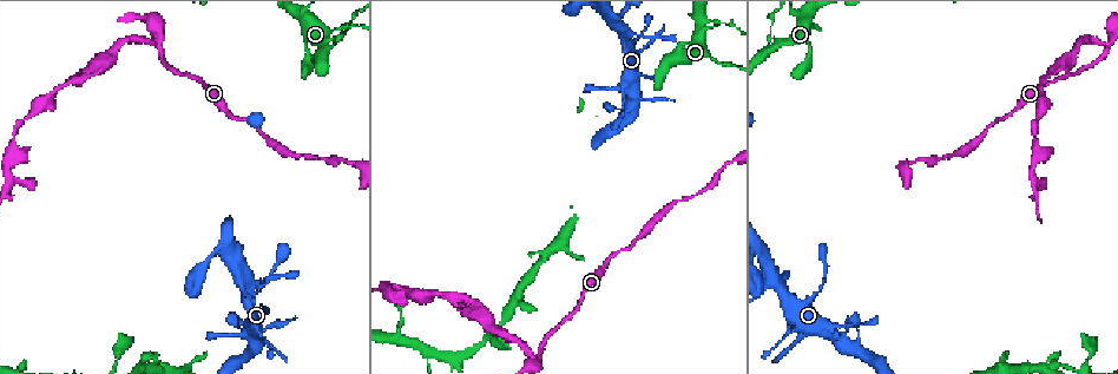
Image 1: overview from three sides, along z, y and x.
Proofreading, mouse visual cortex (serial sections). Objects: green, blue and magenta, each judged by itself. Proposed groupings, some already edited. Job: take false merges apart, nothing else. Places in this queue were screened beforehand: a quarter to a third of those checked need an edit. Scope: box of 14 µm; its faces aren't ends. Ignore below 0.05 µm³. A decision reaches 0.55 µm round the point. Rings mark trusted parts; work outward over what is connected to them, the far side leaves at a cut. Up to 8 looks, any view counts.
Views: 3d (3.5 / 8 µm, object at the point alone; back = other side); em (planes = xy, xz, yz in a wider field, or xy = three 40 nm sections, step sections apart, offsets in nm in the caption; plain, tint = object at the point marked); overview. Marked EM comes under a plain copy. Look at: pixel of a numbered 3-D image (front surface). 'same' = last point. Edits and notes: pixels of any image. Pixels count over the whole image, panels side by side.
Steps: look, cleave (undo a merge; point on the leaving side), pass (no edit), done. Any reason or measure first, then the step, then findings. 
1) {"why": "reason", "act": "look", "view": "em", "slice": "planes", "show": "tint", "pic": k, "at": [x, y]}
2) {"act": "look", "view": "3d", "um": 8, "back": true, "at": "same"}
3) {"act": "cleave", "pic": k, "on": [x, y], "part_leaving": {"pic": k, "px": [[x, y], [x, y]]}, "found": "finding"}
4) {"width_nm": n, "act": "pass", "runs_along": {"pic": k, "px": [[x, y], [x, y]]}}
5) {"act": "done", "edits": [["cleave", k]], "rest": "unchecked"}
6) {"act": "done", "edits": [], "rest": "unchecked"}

{"why": "calibre changes", "act": "look", "view": "3d", "um": 3.5, "pic": 1, "at": [339, 30]}

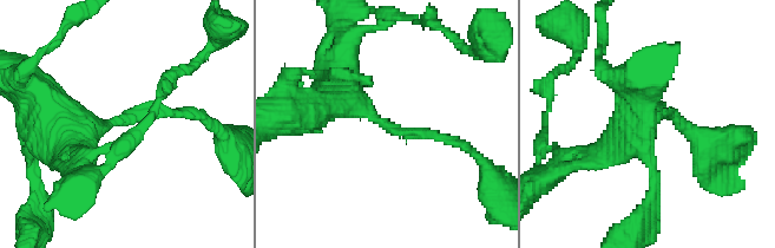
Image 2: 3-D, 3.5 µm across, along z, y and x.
{"arm_widths_nm": [150, 450], "why": "need the tissue", "act": "look", "view": "em", "slice": "xy", "step": 1, "show": "tint", "pic": 2, "at": [125, 119]}

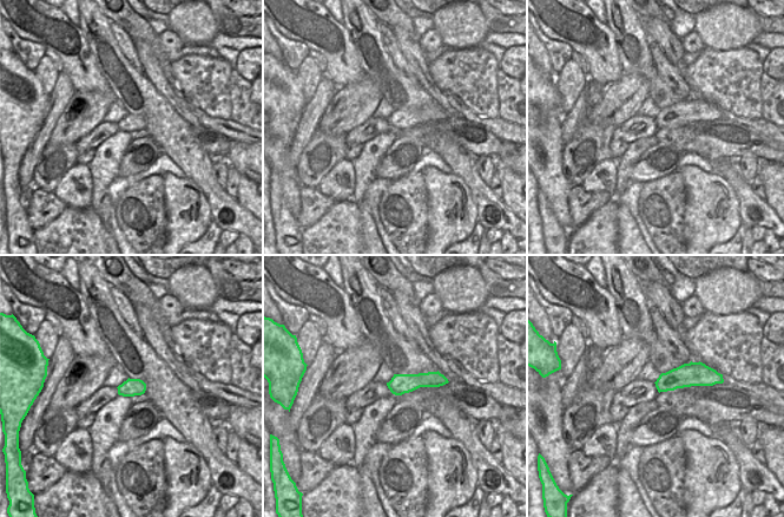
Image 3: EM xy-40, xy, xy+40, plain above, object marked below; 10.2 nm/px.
{"act": "pass", "runs_along": {"pic": 3, "px": [[443, 380], [416, 380], [390, 385]]}, "found": "continuous, no second cell"}

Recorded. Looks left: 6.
{"why": "thin neck", "act": "look", "view": "3d", "um": 8, "pic": 1, "at": [856, 327]}

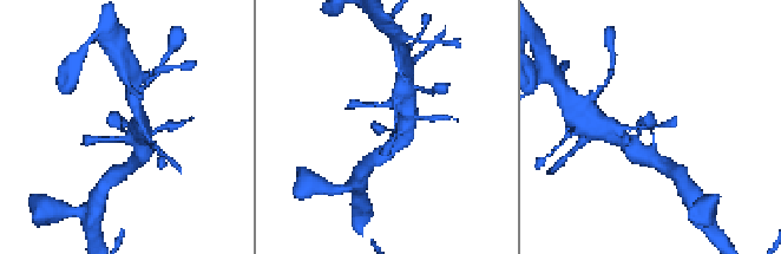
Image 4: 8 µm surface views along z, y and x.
{"why": "zoom in", "act": "look", "view": "3d", "um": 3.5, "pic": 4, "at": [654, 128]}

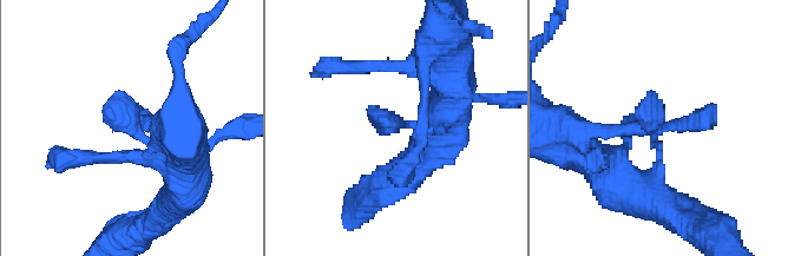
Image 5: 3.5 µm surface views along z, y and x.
{"why": "need the tissue", "act": "look", "view": "em", "slice": "xy", "step": 5, "show": "tint", "pic": 5, "at": [148, 137]}

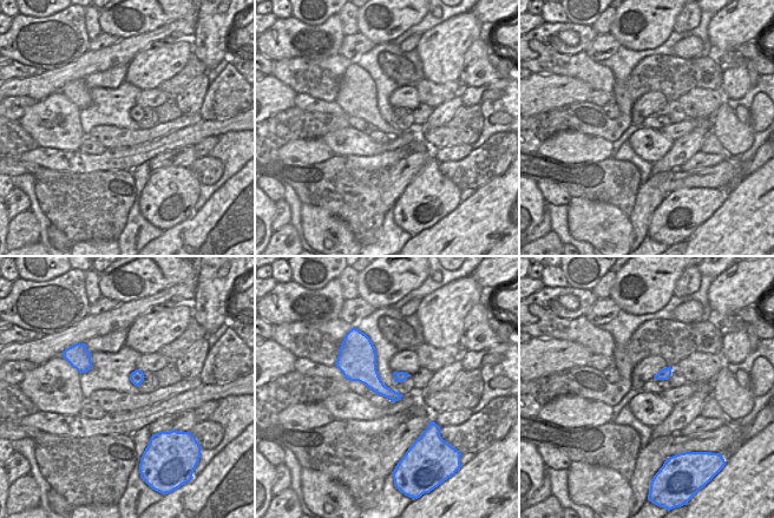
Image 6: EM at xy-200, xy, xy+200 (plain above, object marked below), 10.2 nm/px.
{"act": "pass", "runs_along": {"pic": 5, "px": [[585, 133], [655, 137], [651, 93]]}, "found": "continuous, no second cell"}

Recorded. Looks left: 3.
{"why": "branch point", "act": "look", "view": "3d", "um": 8, "pic": 1, "at": [156, 44]}

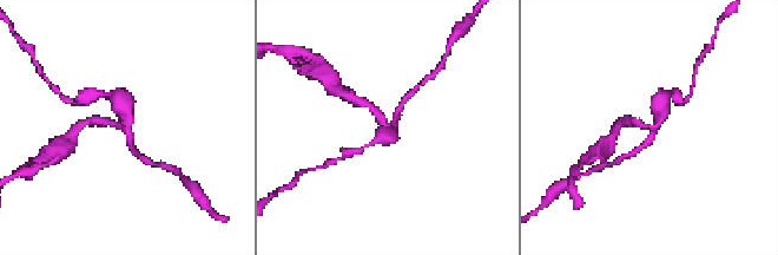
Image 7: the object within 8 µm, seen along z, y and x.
{"arms": 3, "arm_widths_nm": [200, 200, 450], "why": "need the tissue", "act": "look", "view": "em", "slice": "xy", "step": 2, "show": "tint", "pic": 7, "at": [652, 128]}

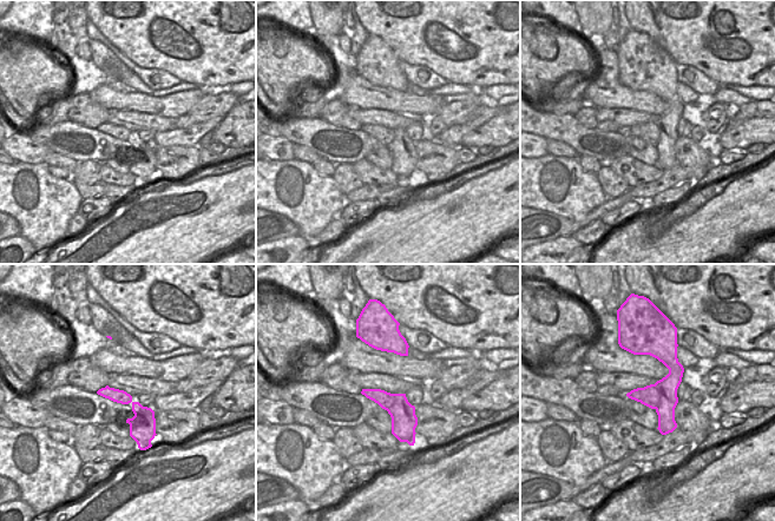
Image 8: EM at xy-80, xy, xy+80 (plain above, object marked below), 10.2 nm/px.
{"width_nm": 260, "act": "cleave", "pic": 7, "on": [638, 123], "part_leaving": {"pic": 7, "px": [[653, 129], [624, 119]]}, "found": "two cells meet here"}

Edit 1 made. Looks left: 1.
{"act": "done", "edits": [["cleave", 7]], "rest": "unchecked"}

